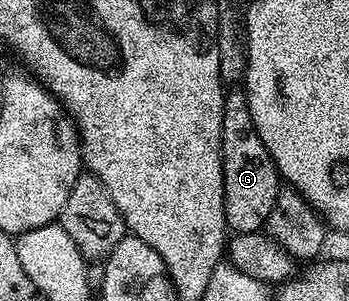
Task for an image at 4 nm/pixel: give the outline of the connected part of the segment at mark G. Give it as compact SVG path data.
M245 90L230 91L224 101L222 122L222 172L224 173L224 217L226 226L237 234L261 232L268 213L278 200L280 176L248 109Z

